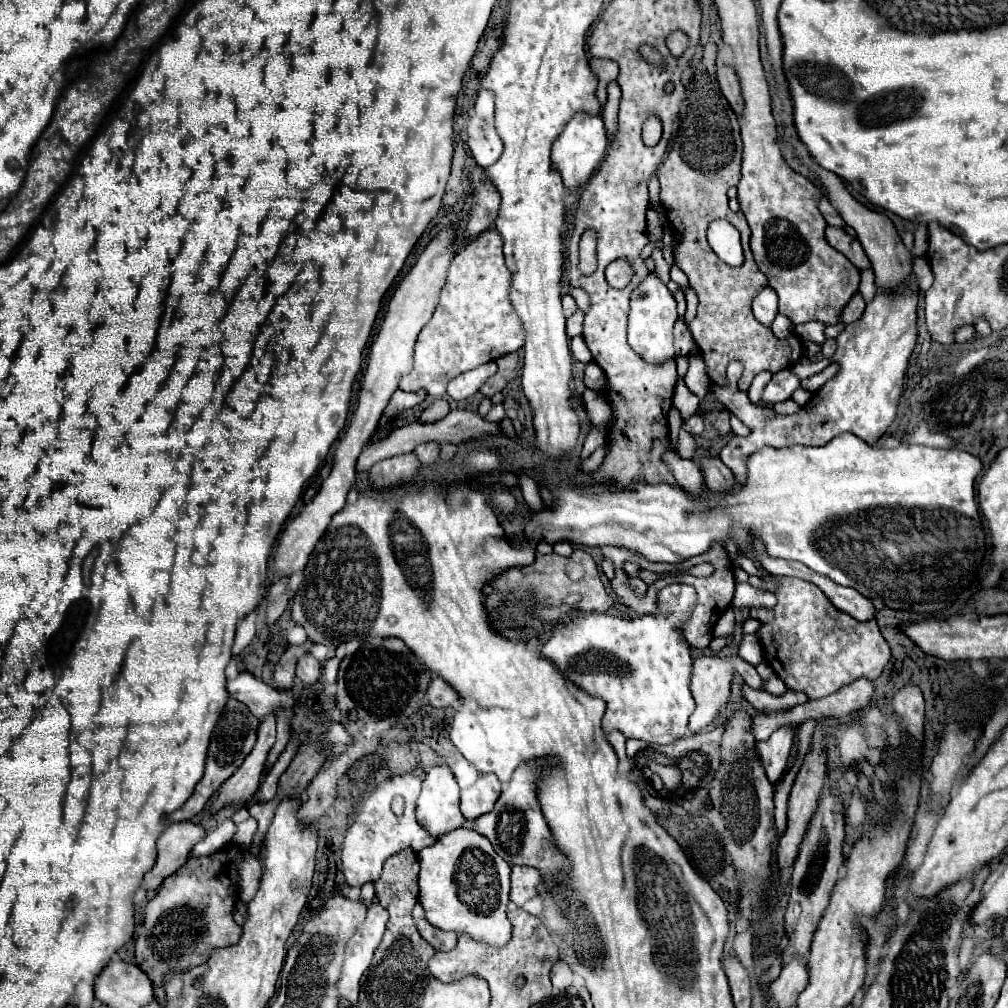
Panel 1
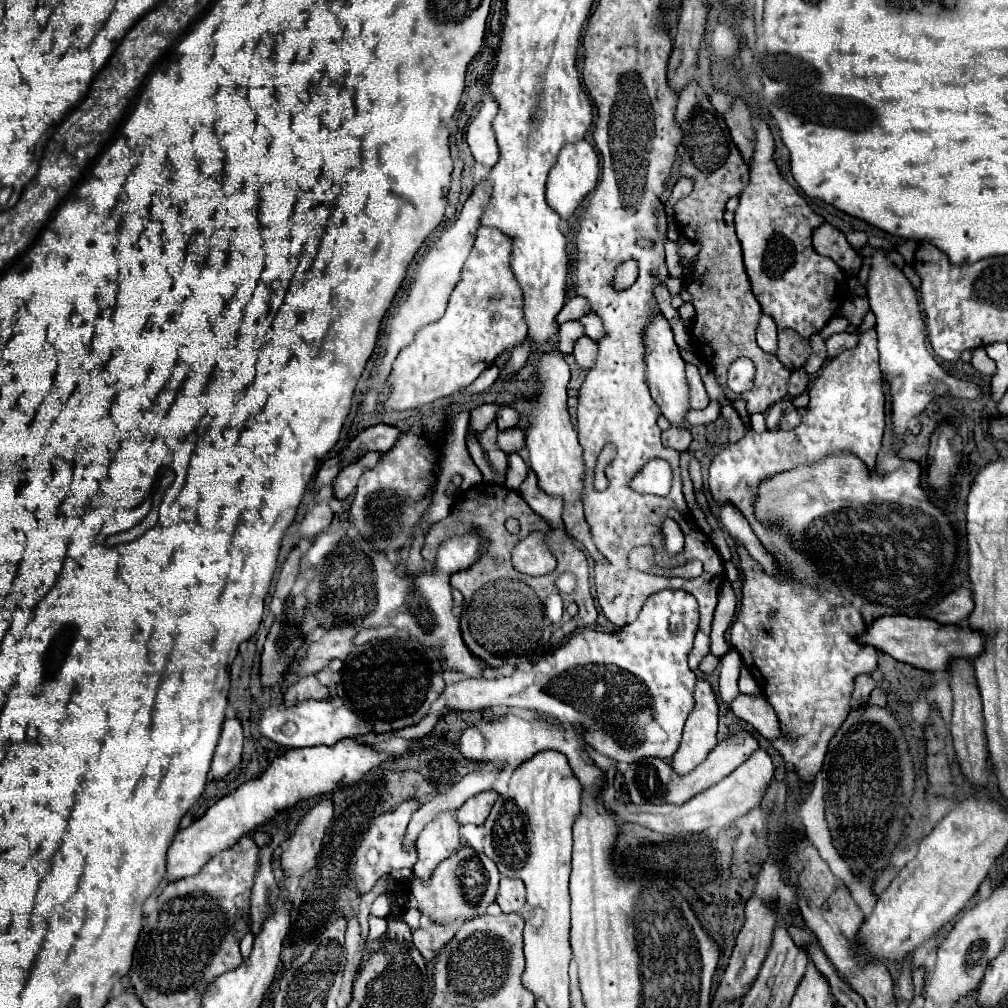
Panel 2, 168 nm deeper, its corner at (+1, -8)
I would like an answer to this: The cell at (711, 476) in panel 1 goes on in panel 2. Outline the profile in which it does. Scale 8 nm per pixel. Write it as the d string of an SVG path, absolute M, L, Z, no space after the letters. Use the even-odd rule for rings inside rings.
M723 504L723 506L721 506L721 512L719 512L719 520L721 520L721 524L727 528L727 532L729 532L735 540L743 542L745 548L749 550L749 554L751 554L767 572L773 574L773 568L775 568L773 556L771 556L769 552L765 552L765 548L761 546L761 542L759 542L757 536L753 534L749 522L745 520L745 516L743 516L737 508L733 508L731 504Z

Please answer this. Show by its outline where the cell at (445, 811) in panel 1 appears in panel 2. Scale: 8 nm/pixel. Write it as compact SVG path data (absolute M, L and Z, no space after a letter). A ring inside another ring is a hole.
M453 812L439 814L417 838L417 862L413 876L427 880L441 860L449 858L459 848L459 826Z

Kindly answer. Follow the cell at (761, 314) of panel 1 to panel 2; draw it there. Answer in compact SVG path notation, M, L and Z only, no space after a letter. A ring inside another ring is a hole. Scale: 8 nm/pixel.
M761 316L757 326L757 344L767 354L777 352L777 326L773 324L771 316Z

